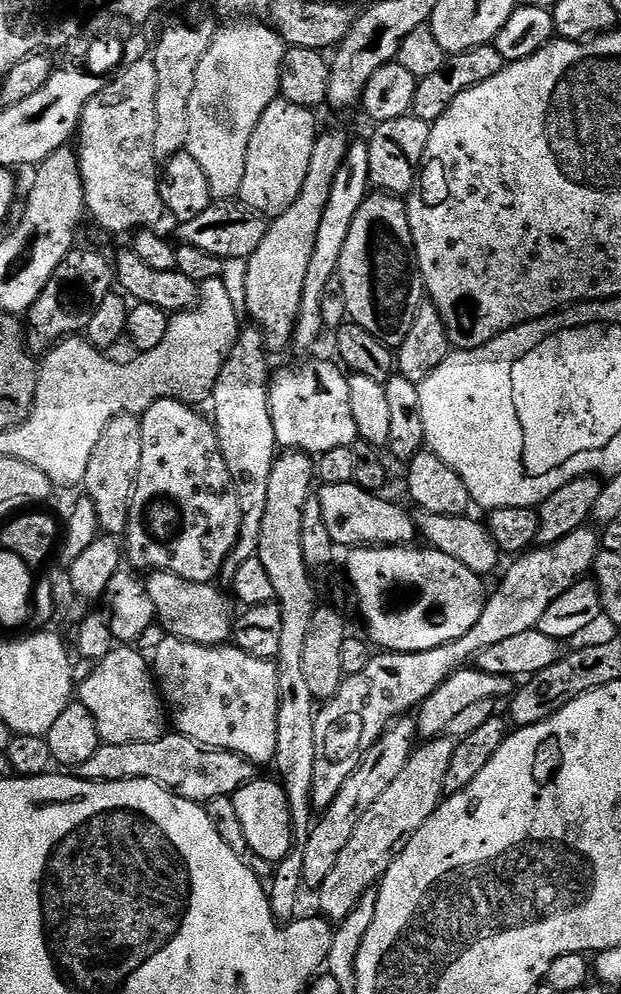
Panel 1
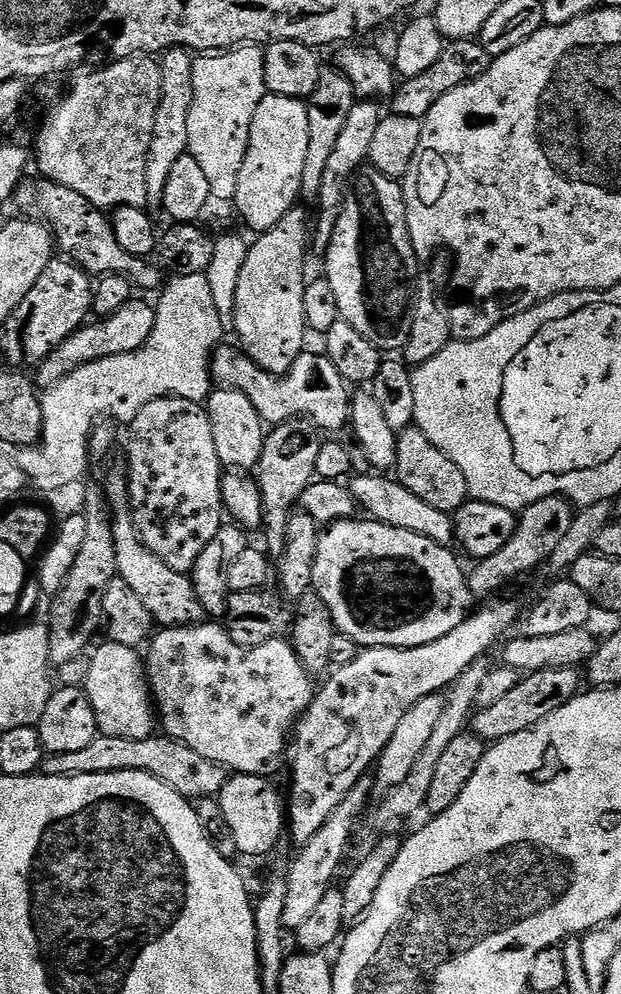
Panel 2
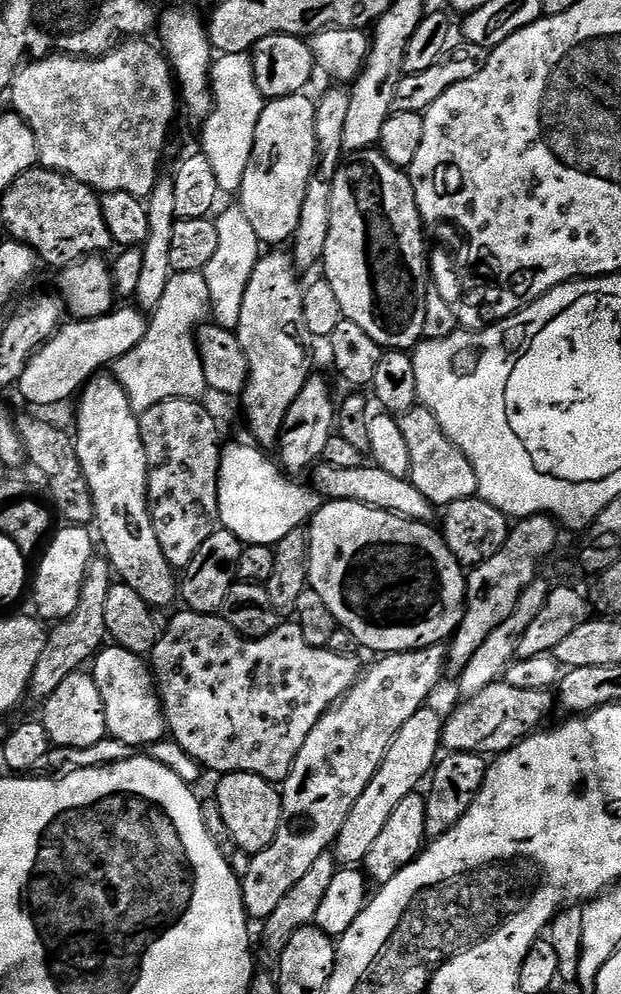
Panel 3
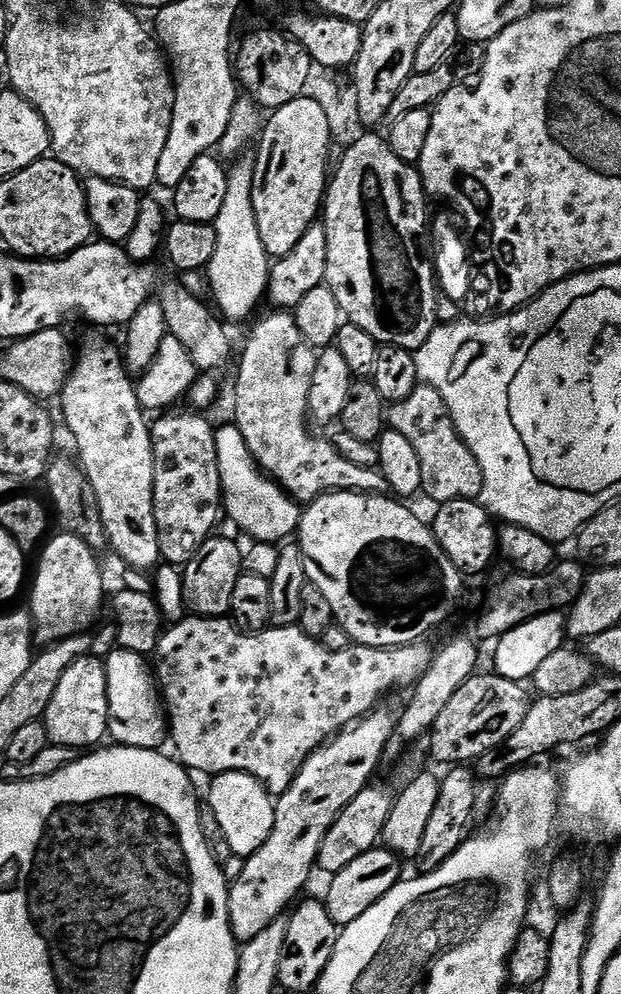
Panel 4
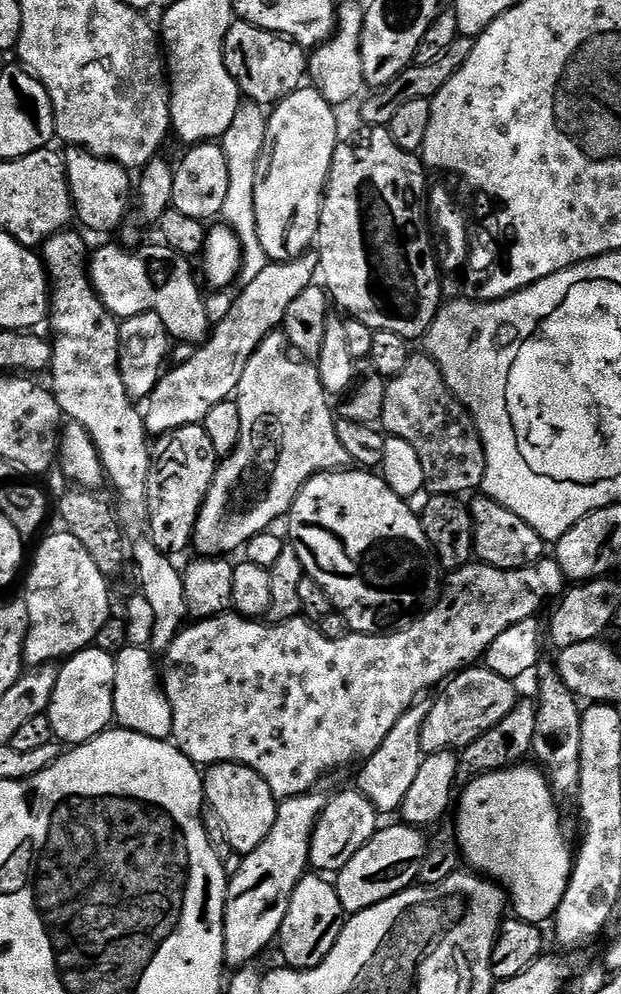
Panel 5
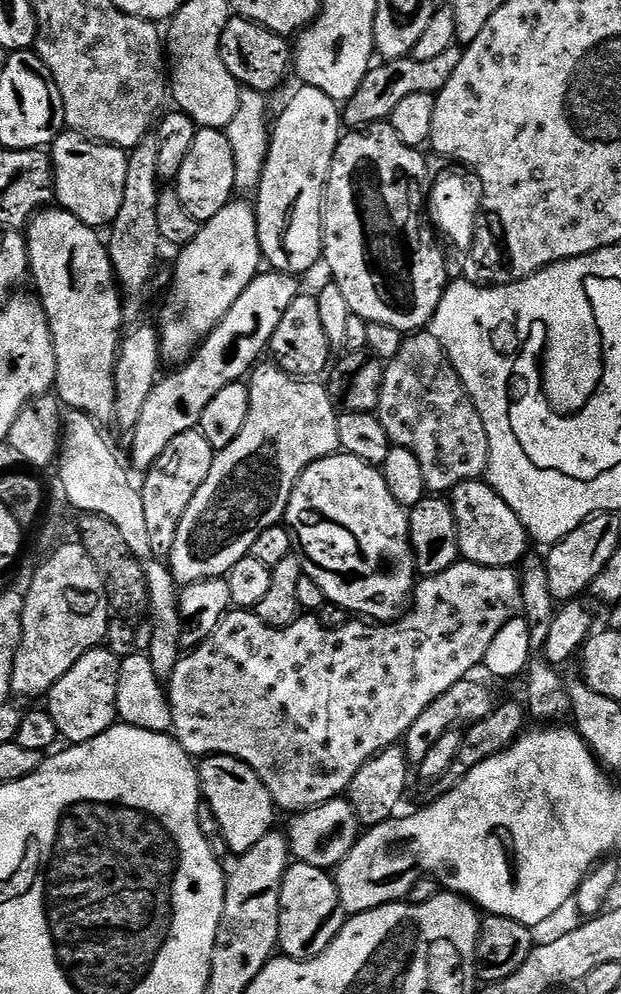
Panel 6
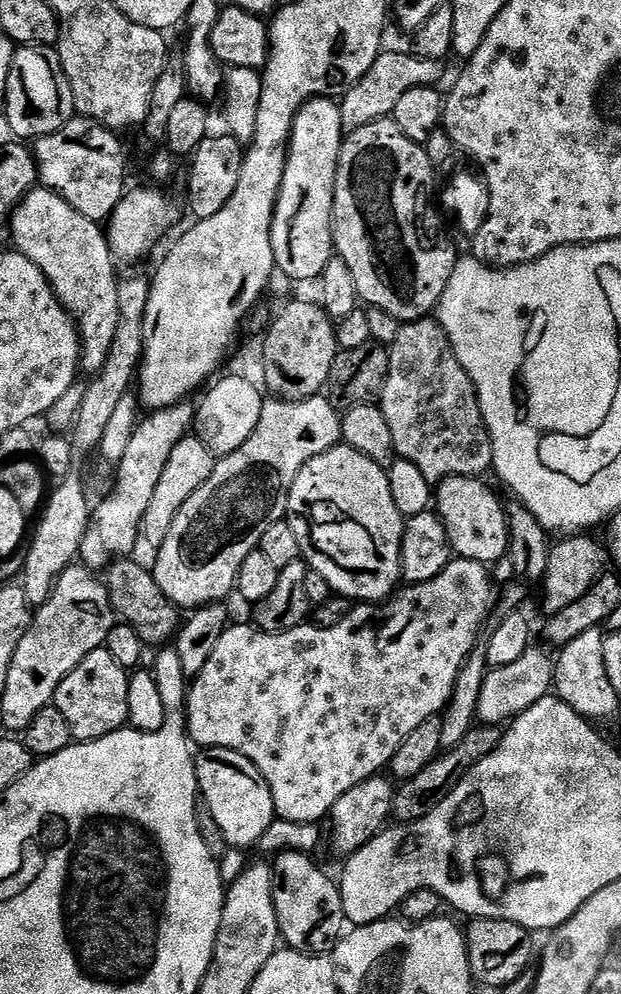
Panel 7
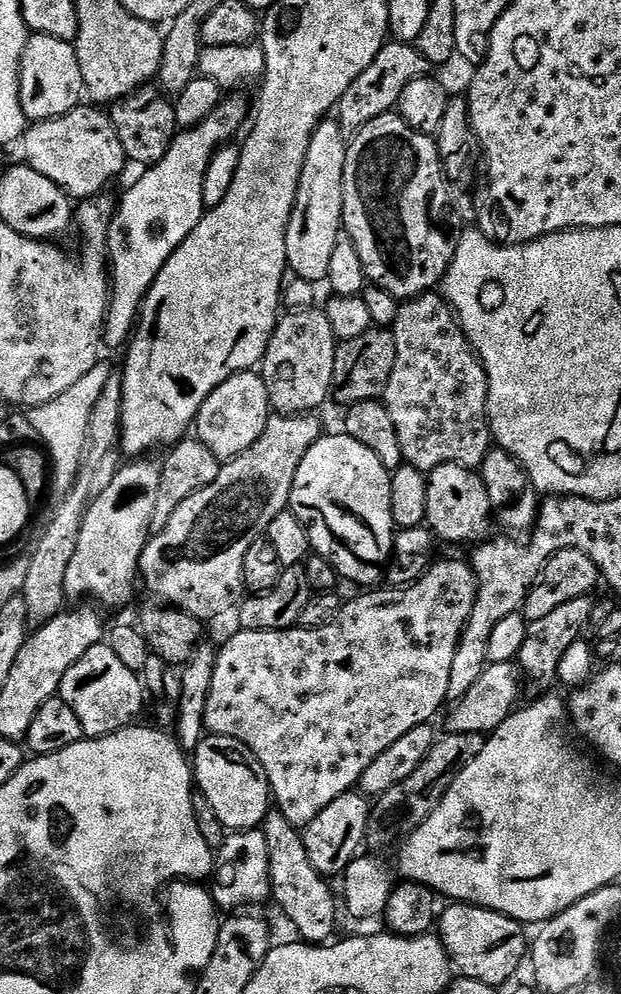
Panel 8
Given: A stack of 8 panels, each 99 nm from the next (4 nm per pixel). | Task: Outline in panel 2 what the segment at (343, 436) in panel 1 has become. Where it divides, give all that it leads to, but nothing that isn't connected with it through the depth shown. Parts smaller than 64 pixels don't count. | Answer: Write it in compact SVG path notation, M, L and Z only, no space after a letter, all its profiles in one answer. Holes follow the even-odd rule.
M221 346L214 353L212 383L217 389L233 388L246 394L254 408L264 419L265 425L285 424L297 418L314 418L321 429L336 434L340 427L349 423L352 414L353 393L348 393L350 382L340 370L340 365L331 355L315 356L312 350L296 360L291 371L285 374L273 374L260 368L243 350L235 352L232 348Z

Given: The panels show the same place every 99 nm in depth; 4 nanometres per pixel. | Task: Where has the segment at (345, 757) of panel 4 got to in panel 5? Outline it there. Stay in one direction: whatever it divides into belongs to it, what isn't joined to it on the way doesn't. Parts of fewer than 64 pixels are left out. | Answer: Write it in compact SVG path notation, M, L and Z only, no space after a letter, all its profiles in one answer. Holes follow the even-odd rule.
M320 790L279 801L270 834L266 834L258 850L241 859L244 861L240 869L231 873L228 896L224 899L224 962L229 969L251 965L279 937L290 894L294 894L294 886L309 871L311 838L325 803L326 796Z

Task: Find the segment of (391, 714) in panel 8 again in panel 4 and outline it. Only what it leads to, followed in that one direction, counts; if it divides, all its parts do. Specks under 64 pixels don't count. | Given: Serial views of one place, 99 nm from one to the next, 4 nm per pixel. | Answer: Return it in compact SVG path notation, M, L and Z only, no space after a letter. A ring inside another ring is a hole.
M561 559L552 571L543 576L531 574L511 574L488 596L488 605L480 616L480 632L484 636L499 638L514 626L526 622L540 612L564 610L571 606L580 596L586 579L586 568L576 560ZM185 615L183 620L177 620L171 625L172 628L159 637L159 644L154 651L154 675L158 681L158 687L162 693L162 699L166 705L168 727L170 729L170 744L176 747L175 759L179 760L185 768L196 774L203 774L207 768L221 768L223 772L245 772L250 774L256 781L273 797L280 797L283 792L294 782L298 770L326 741L331 740L337 732L341 732L356 720L361 720L368 713L373 712L381 703L380 700L387 692L395 688L411 689L416 681L422 678L422 674L432 662L433 649L427 648L427 643L403 644L397 648L366 648L353 646L346 650L326 650L326 646L317 637L308 636L299 626L290 628L277 628L269 626L262 632L241 632L231 619L217 618L214 616Z

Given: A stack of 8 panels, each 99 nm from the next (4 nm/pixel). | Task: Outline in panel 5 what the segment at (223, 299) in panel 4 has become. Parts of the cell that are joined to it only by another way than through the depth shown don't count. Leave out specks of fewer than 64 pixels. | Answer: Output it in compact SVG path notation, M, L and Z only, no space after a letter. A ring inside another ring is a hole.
M241 102L234 116L234 122L219 141L220 149L226 154L226 166L230 169L230 190L226 193L226 203L222 205L220 216L223 223L234 233L235 239L240 241L240 248L244 252L238 277L241 285L254 282L254 278L258 278L258 274L262 274L262 270L270 263L266 250L262 250L260 245L254 210L256 175L260 172L258 162L262 146L266 142L268 117L269 113L261 105Z

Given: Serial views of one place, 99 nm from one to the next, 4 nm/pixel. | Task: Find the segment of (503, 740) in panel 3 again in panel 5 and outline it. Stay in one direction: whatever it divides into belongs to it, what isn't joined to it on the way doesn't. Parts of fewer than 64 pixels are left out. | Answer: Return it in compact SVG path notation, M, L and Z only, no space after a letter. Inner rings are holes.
M469 666L462 672L457 672L439 689L440 697L431 701L426 716L422 722L422 750L425 756L463 750L470 746L488 730L494 730L510 710L514 710L518 693L513 681L494 674L486 666Z

